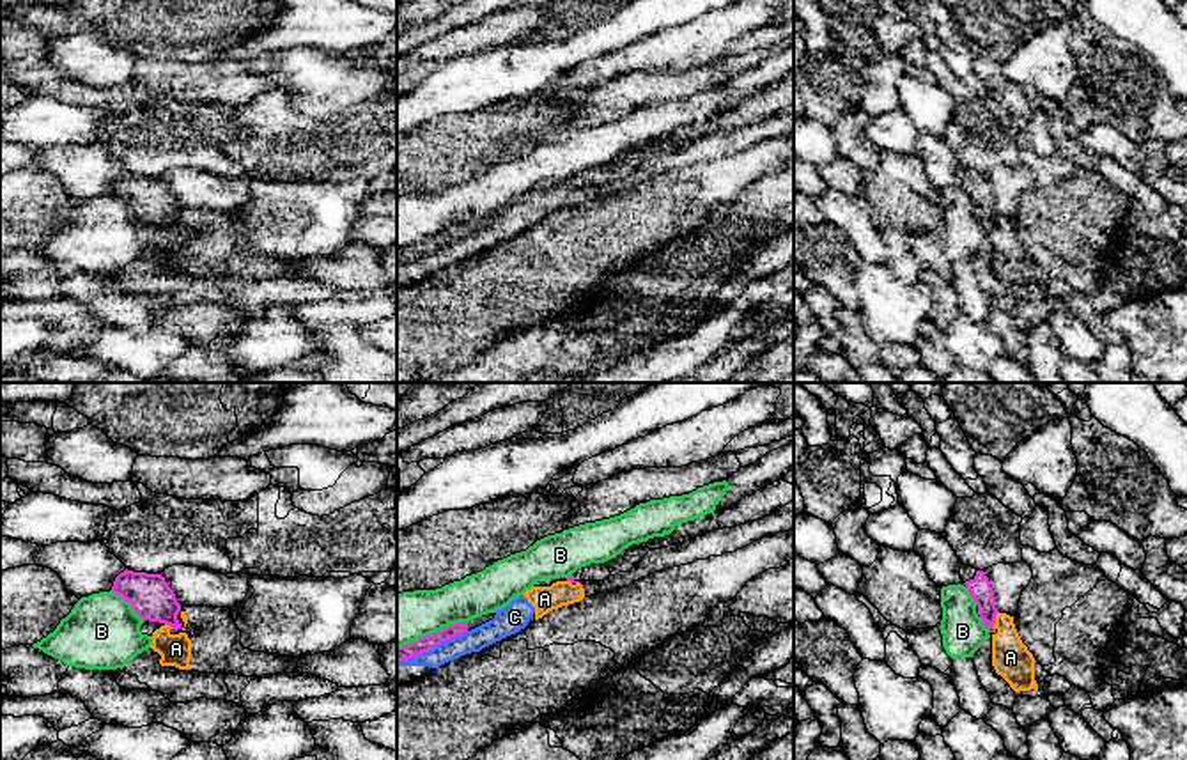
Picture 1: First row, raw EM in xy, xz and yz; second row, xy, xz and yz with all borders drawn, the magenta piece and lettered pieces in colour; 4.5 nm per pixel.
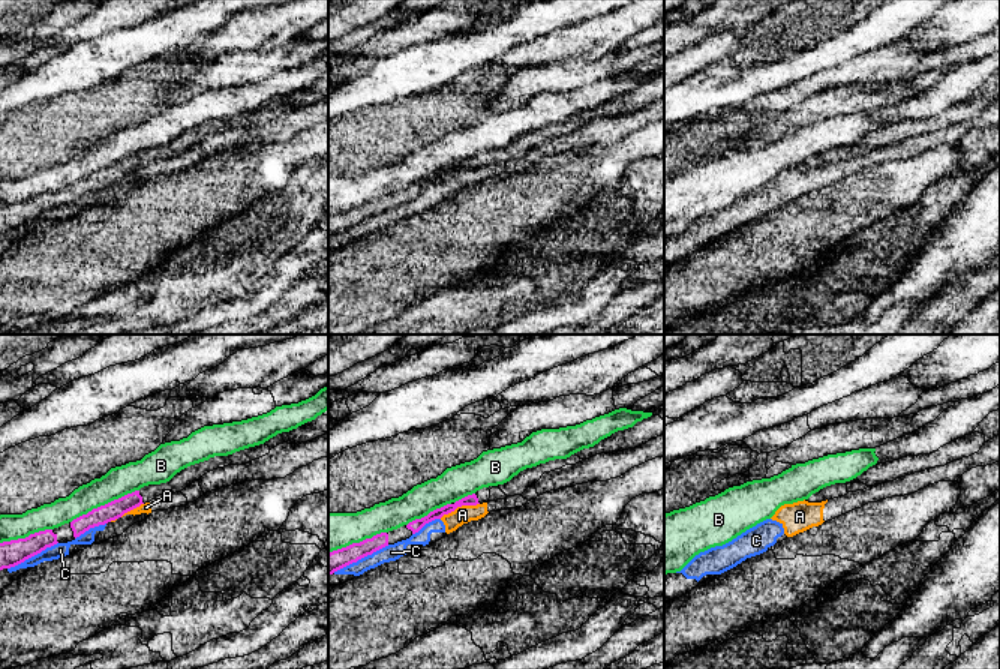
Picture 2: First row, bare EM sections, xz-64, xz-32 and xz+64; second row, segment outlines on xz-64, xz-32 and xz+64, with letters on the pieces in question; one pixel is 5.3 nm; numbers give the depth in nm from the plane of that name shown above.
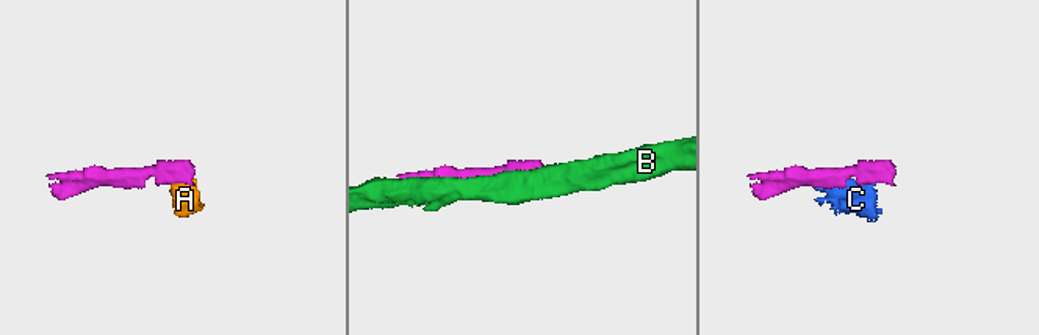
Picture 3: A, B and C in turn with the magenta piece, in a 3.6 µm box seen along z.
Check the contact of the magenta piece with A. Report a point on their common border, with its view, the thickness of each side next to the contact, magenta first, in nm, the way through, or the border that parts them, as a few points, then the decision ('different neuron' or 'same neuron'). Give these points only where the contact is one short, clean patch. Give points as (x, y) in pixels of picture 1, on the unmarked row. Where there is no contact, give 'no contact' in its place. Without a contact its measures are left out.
yz (994, 224) | 100/180 nm | along yz (998, 215), (996, 225), (991, 231) | different neuron

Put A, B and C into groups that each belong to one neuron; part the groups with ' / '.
A C / B

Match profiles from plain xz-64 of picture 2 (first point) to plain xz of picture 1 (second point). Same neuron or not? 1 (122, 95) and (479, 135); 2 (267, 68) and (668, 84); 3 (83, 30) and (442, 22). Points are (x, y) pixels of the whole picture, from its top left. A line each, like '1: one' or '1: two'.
1: one
2: one
3: two

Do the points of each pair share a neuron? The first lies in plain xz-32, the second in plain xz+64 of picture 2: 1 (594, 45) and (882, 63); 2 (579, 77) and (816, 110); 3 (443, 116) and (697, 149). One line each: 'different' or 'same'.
1: same
2: same
3: same

